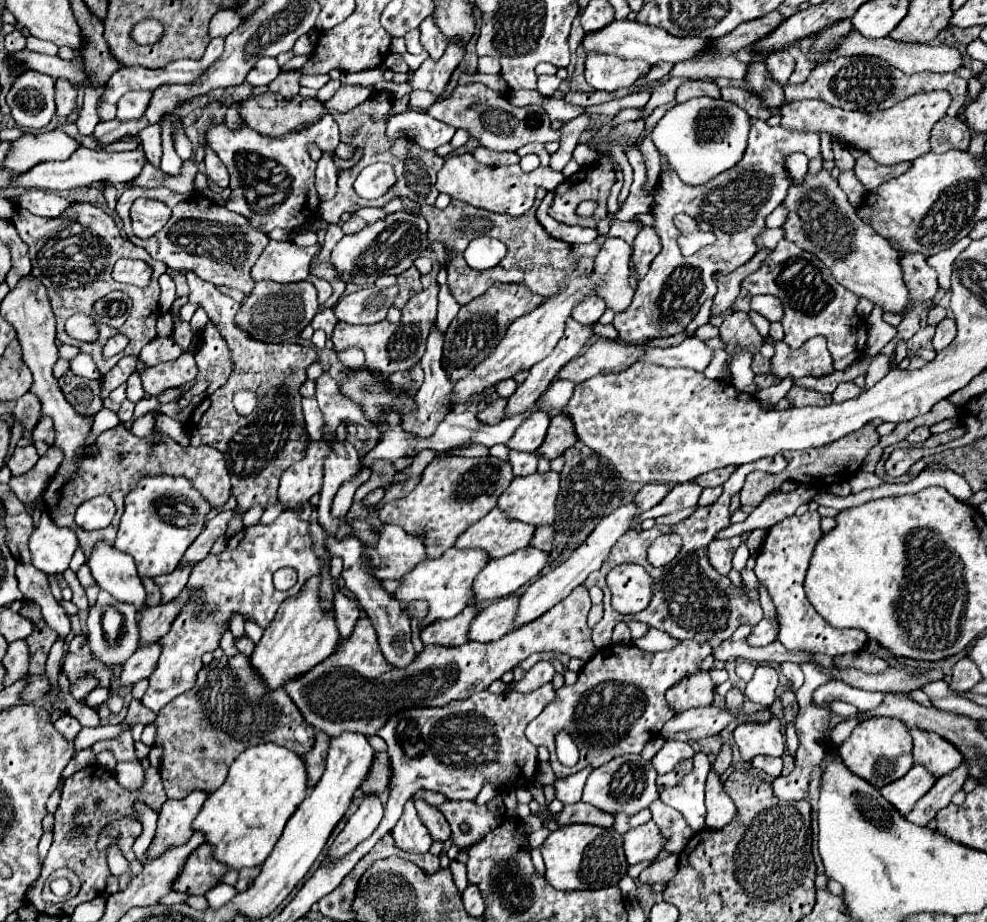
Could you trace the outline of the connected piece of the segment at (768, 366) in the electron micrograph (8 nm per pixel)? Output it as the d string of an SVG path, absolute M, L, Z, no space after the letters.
M756 353L752 360L752 371L756 375L772 375L772 363L770 363L770 359L764 359L760 353Z

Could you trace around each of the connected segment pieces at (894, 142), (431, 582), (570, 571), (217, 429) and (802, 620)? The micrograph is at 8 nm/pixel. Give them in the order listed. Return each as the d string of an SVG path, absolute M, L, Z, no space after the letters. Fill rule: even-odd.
M930 91L918 93L902 103L894 105L886 111L842 111L838 107L830 107L828 103L808 99L808 101L792 101L784 105L782 111L782 125L790 129L804 129L804 131L826 131L832 135L840 135L848 147L864 149L874 161L884 165L894 165L902 161L914 161L930 151L930 131L938 119L946 115L950 105L950 95L946 91Z
M454 547L454 549L446 551L442 557L426 559L426 561L418 563L412 571L408 571L400 581L400 587L392 593L392 597L398 601L424 599L428 603L428 613L426 613L426 619L422 621L422 627L420 627L420 629L424 629L430 623L458 615L466 607L466 603L470 601L470 583L476 579L478 571L482 571L482 567L488 561L490 559L484 551Z
M628 503L628 505L622 505L618 507L612 515L608 515L606 519L602 519L602 523L598 523L598 527L592 531L590 539L586 539L586 543L582 543L582 547L578 547L578 551L574 551L574 555L570 555L570 559L562 565L558 565L556 569L552 569L550 573L544 573L540 575L526 591L524 595L520 597L520 603L518 603L518 611L516 611L516 617L514 617L514 629L538 619L540 615L544 615L548 609L552 609L554 605L558 605L562 599L566 599L570 595L570 591L578 585L582 585L586 581L586 577L596 571L602 561L606 559L606 555L610 553L612 545L620 539L620 535L624 535L630 527L638 525L638 509L634 509L634 503Z
M194 271L186 273L190 285L190 301L200 303L200 307L208 313L210 323L224 337L234 371L230 381L210 399L210 405L196 407L196 411L188 423L190 443L194 447L208 445L216 447L226 463L232 483L232 495L238 501L238 509L246 513L254 503L270 505L278 501L278 481L280 475L298 459L302 459L306 449L306 437L302 435L304 415L300 407L300 385L306 381L306 367L318 361L318 355L310 347L294 345L294 343L258 343L250 339L244 331L238 331L234 325L234 315L238 313L240 303L222 295L216 285L202 281ZM238 389L250 389L258 393L258 407L248 417L240 417L232 405L232 395Z
M804 513L802 517L786 517L782 523L776 523L768 529L768 535L762 543L762 549L756 559L754 573L768 587L770 597L776 605L776 613L780 617L780 633L778 641L786 649L808 649L814 653L824 653L828 657L838 657L844 653L860 653L868 641L866 633L860 629L834 629L830 627L810 605L804 595L804 577L814 553L816 543L822 537L820 515Z

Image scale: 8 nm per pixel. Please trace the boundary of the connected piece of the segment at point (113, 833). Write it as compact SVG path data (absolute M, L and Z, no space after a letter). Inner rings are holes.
M120 819L118 823L110 823L106 831L102 831L98 839L98 849L106 849L108 845L116 841L121 845L123 856L129 861L136 859L133 852L133 844L142 833L142 825L136 819Z

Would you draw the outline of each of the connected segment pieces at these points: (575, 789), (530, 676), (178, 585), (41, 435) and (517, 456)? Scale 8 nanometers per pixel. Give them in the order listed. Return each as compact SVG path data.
M584 769L576 775L570 775L566 779L558 779L554 785L556 785L556 799L560 799L564 805L570 805L570 803L578 803L582 799L582 789L584 789L584 783L586 783L586 777L590 775L592 769Z
M540 661L540 663L536 663L518 683L514 683L514 685L510 685L508 689L512 689L512 691L518 691L518 693L530 693L530 691L536 691L538 687L542 687L542 685L546 685L546 683L550 683L552 681L552 677L554 677L554 667L552 667L552 663L550 661Z
M188 565L188 567L184 567L184 569L172 571L170 575L164 575L164 577L154 579L154 583L156 583L158 587L162 587L162 599L160 599L160 605L170 603L170 601L174 601L174 599L178 597L178 593L186 587L186 579L188 579L190 571L192 571L192 567Z
M42 417L42 419L40 419L38 427L34 429L34 439L54 445L54 423L52 423L50 417Z
M510 451L510 465L512 465L514 477L524 477L524 475L530 475L532 471L536 471L538 457L534 453Z

